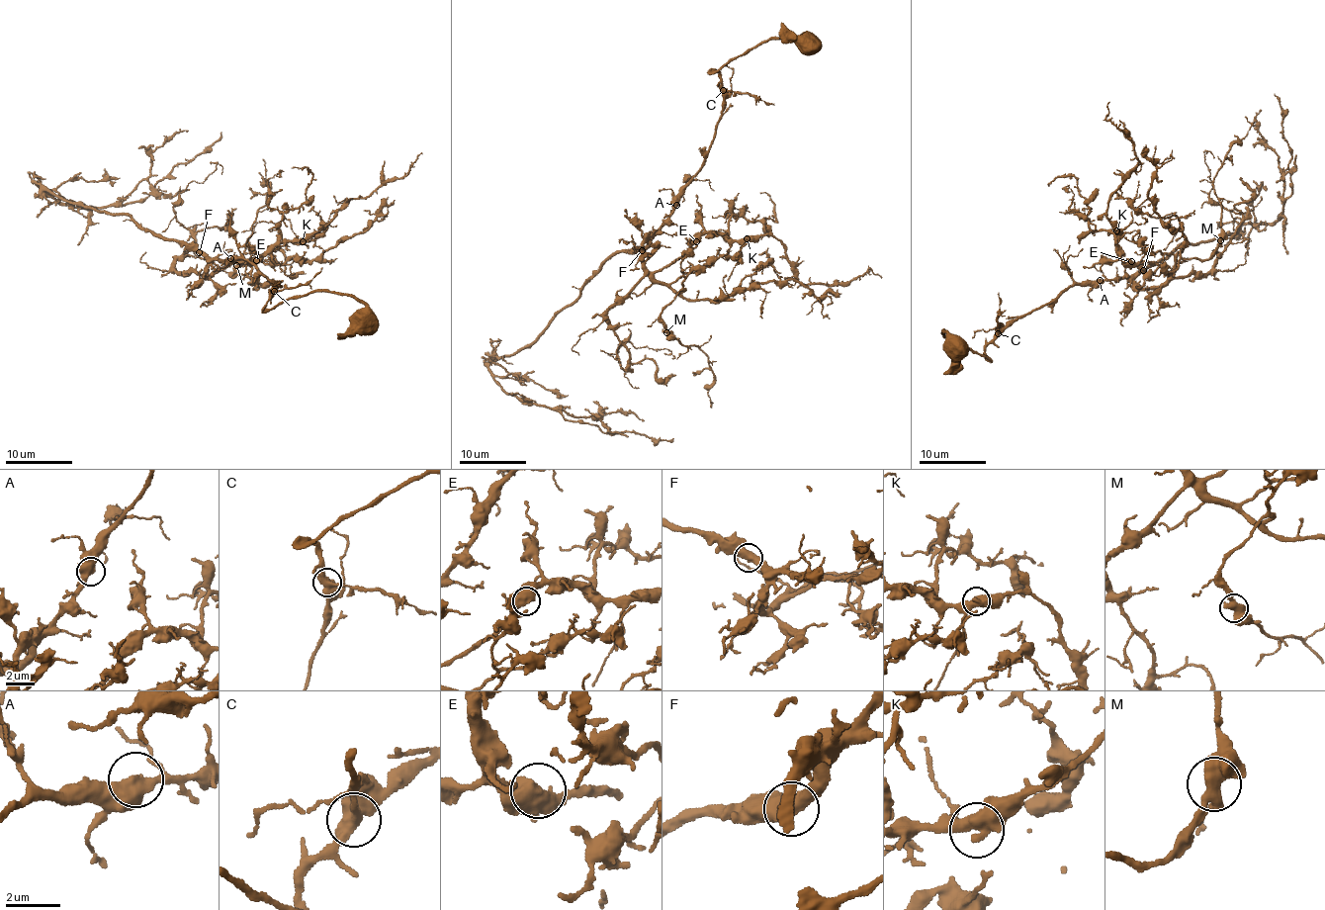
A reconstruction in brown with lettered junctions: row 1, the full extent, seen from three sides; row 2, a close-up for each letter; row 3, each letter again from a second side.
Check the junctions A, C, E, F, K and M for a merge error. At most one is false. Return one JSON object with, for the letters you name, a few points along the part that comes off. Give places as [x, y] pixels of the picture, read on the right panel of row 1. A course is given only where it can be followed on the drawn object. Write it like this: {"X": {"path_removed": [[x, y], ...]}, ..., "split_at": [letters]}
{"split_at": []}

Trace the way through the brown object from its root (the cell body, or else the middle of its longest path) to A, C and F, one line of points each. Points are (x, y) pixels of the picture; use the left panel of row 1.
A: (367, 319), (370, 311), (360, 302), (323, 291), (267, 309), (276, 286), (241, 258), (230, 258)
C: (367, 319), (370, 311), (351, 296), (323, 291), (283, 300), (267, 309), (265, 304), (275, 291)
F: (367, 319), (360, 302), (323, 291), (267, 309), (276, 286), (262, 272), (241, 258), (199, 252)

